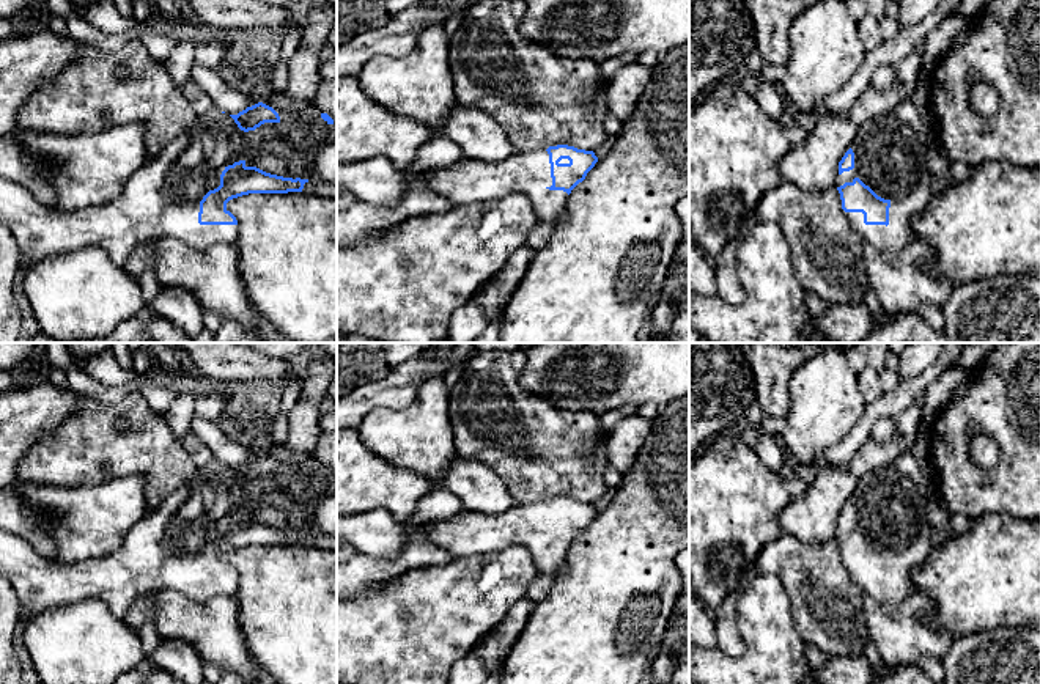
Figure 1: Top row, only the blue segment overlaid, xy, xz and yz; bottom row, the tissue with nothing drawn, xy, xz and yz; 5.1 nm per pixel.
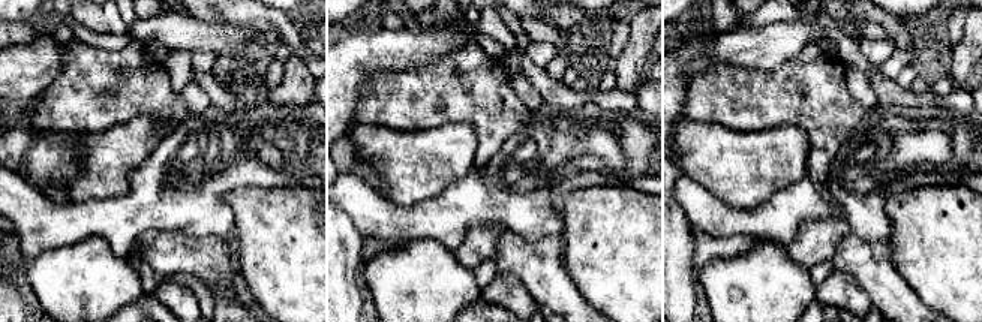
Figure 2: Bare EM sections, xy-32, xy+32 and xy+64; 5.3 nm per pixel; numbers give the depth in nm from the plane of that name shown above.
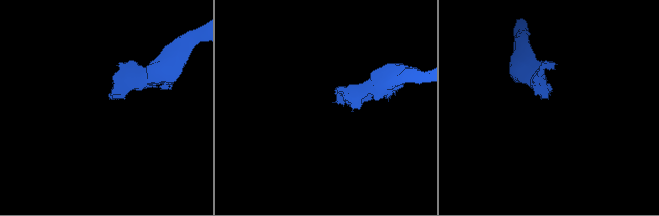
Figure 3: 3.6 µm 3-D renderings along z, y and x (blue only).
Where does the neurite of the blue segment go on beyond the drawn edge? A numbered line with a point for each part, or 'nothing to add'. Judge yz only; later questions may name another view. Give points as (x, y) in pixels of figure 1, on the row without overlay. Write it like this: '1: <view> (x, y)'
1: yz (889, 510)

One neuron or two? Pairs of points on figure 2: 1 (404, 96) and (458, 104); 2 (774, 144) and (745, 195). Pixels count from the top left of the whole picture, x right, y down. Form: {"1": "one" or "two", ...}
{"1": "one", "2": "one"}

